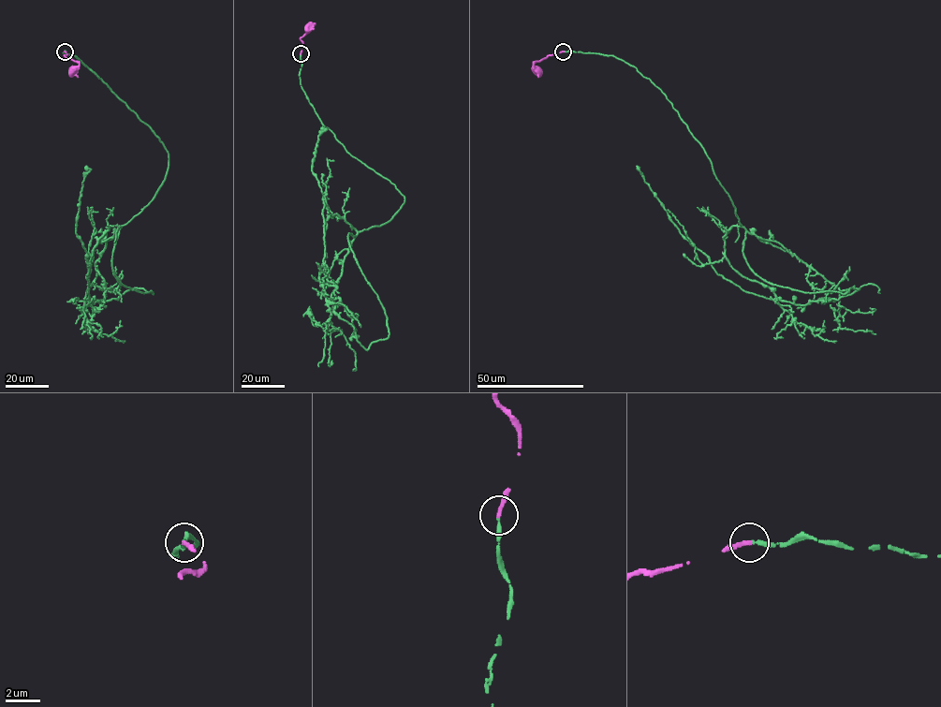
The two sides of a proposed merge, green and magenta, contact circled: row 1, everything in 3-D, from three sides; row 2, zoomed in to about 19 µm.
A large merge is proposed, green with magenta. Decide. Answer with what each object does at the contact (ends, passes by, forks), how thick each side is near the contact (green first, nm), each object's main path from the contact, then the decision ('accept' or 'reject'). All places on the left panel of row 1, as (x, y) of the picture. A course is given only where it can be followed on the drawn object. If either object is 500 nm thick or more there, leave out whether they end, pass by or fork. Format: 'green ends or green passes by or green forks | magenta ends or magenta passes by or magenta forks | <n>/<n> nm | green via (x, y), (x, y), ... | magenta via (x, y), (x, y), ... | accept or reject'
green ends | magenta ends | 240/240 nm | green via (65, 51), (169, 154), (111, 257), (124, 286), (153, 293), (89, 304), (85, 167) | magenta via (65, 51), (66, 58), (79, 63), (72, 70) | accept

